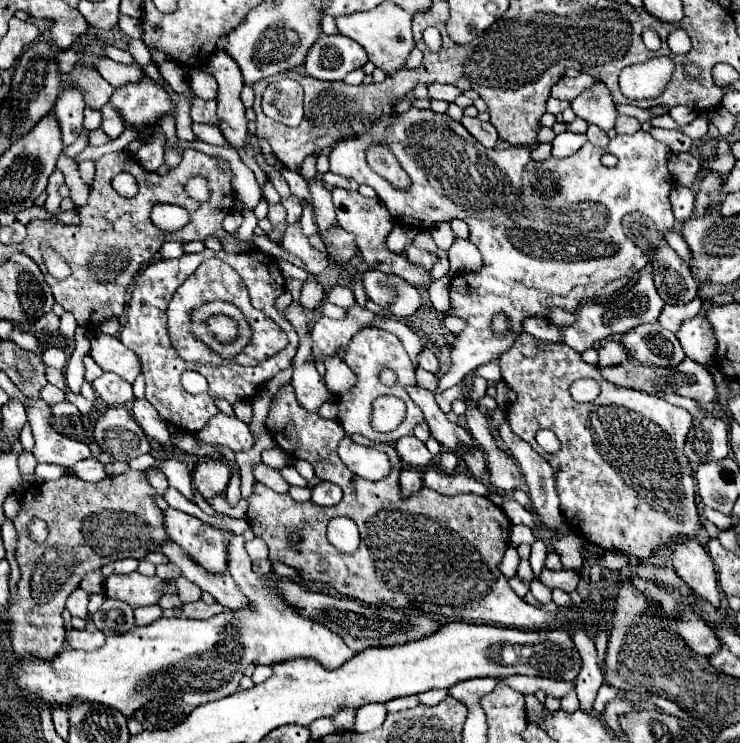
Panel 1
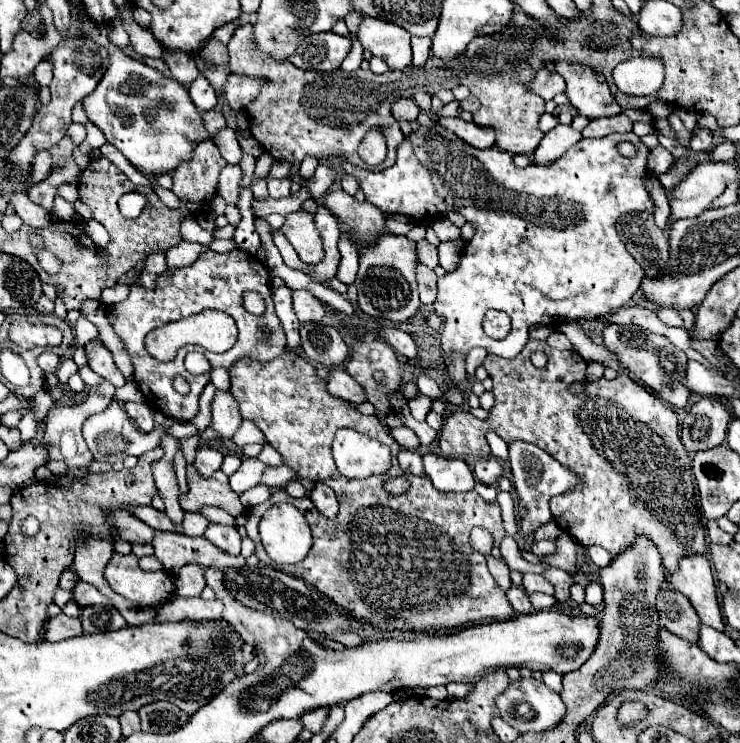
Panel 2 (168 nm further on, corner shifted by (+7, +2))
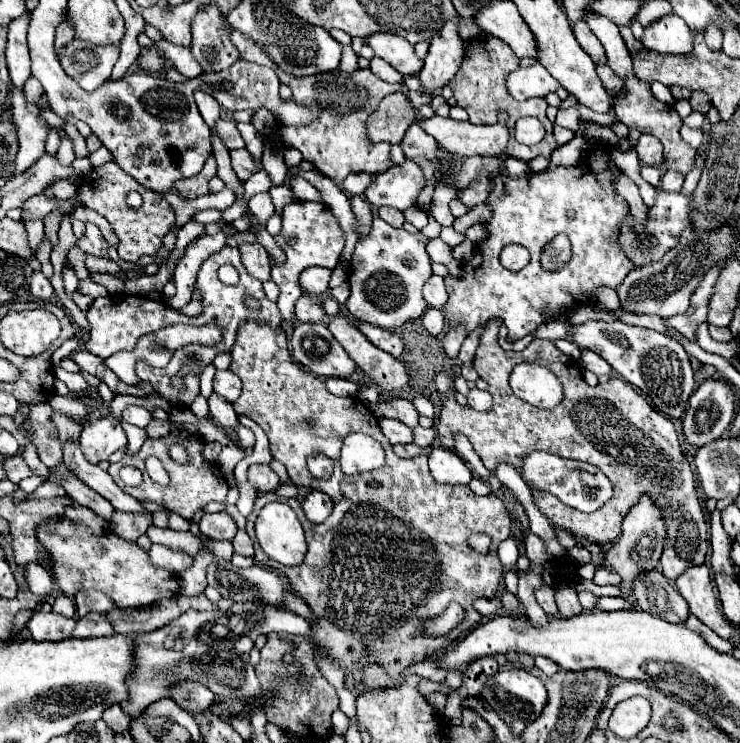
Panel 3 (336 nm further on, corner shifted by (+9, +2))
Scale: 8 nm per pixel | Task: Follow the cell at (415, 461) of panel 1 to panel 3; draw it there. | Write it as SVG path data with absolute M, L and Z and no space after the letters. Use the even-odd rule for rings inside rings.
M384 419L380 421L380 427L382 427L382 433L386 435L386 439L396 445L396 443L402 443L402 445L408 445L408 443L414 443L414 433L410 427L406 427L404 423L396 421L396 419Z

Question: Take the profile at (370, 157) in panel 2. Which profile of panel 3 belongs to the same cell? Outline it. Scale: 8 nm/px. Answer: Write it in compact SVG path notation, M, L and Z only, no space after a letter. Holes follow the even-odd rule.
M398 91L384 97L378 109L366 121L368 143L400 143L414 119L416 111L404 93Z

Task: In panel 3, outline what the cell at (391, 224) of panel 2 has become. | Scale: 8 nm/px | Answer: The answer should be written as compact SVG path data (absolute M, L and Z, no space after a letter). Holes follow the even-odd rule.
M380 207L378 209L378 215L392 227L402 227L404 225L404 215L398 211L398 209L392 209L392 207Z

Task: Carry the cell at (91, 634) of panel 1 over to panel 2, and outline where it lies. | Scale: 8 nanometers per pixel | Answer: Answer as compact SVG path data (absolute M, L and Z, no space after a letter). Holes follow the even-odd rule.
M64 613L54 615L48 619L48 623L44 625L44 639L46 641L62 641L62 639L70 639L70 637L78 637L82 635L82 625L78 617L66 617Z

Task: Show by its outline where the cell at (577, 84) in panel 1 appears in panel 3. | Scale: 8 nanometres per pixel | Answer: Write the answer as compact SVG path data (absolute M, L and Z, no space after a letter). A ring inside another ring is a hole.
M540 65L520 67L508 75L508 91L514 99L526 101L532 97L546 97L548 93L556 93L560 83Z

